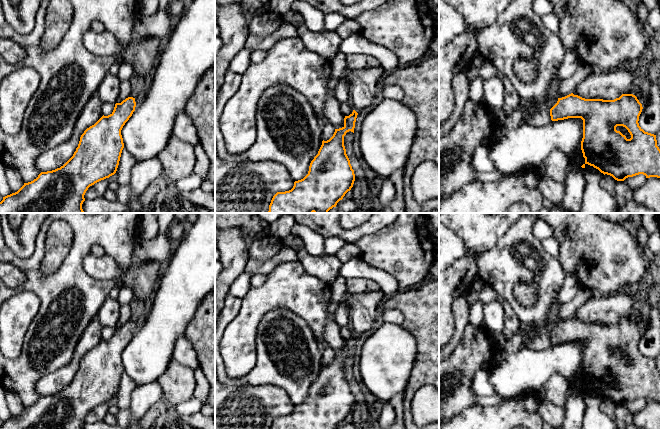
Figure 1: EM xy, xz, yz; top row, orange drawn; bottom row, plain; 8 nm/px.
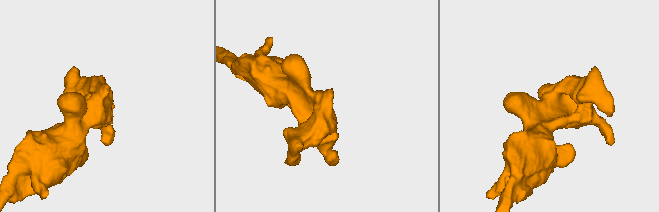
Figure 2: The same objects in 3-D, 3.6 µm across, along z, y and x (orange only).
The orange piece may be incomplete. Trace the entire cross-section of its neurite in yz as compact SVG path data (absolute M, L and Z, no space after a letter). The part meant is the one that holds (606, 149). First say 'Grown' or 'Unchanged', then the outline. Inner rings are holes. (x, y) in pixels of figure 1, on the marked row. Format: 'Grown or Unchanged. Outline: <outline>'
Grown. Outline: M514 0L509 6L499 15L497 20L479 30L476 33L478 50L484 58L493 63L497 70L501 72L512 84L518 96L523 103L536 102L540 106L550 110L552 121L564 120L568 118L581 118L583 120L583 138L581 141L581 150L585 158L585 164L593 166L604 175L610 175L617 181L624 181L628 177L633 177L643 174L646 178L660 178L660 149L657 146L656 135L645 132L639 126L639 116L642 112L642 104L633 94L622 94L614 100L603 99L585 99L573 93L557 98L550 94L550 87L557 77L558 70L563 62L565 48L560 37L543 24L541 17L538 16L532 9L533 0ZM518 58L528 58L535 60L538 65L538 72L533 82L524 82L520 80L513 70L513 64ZM617 126L625 127L631 135L627 139L620 131L616 130Z

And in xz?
Unchanged. Outline: M353 110L344 118L344 126L335 129L333 136L322 141L318 154L311 161L308 174L301 180L295 181L291 190L277 192L269 205L268 213L328 213L336 207L345 194L351 190L355 174L344 146L344 136L347 132L354 133L358 113Z

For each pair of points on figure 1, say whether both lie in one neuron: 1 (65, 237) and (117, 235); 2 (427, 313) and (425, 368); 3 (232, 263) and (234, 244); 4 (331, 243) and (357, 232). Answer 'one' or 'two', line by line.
1: two
2: one
3: one
4: two

